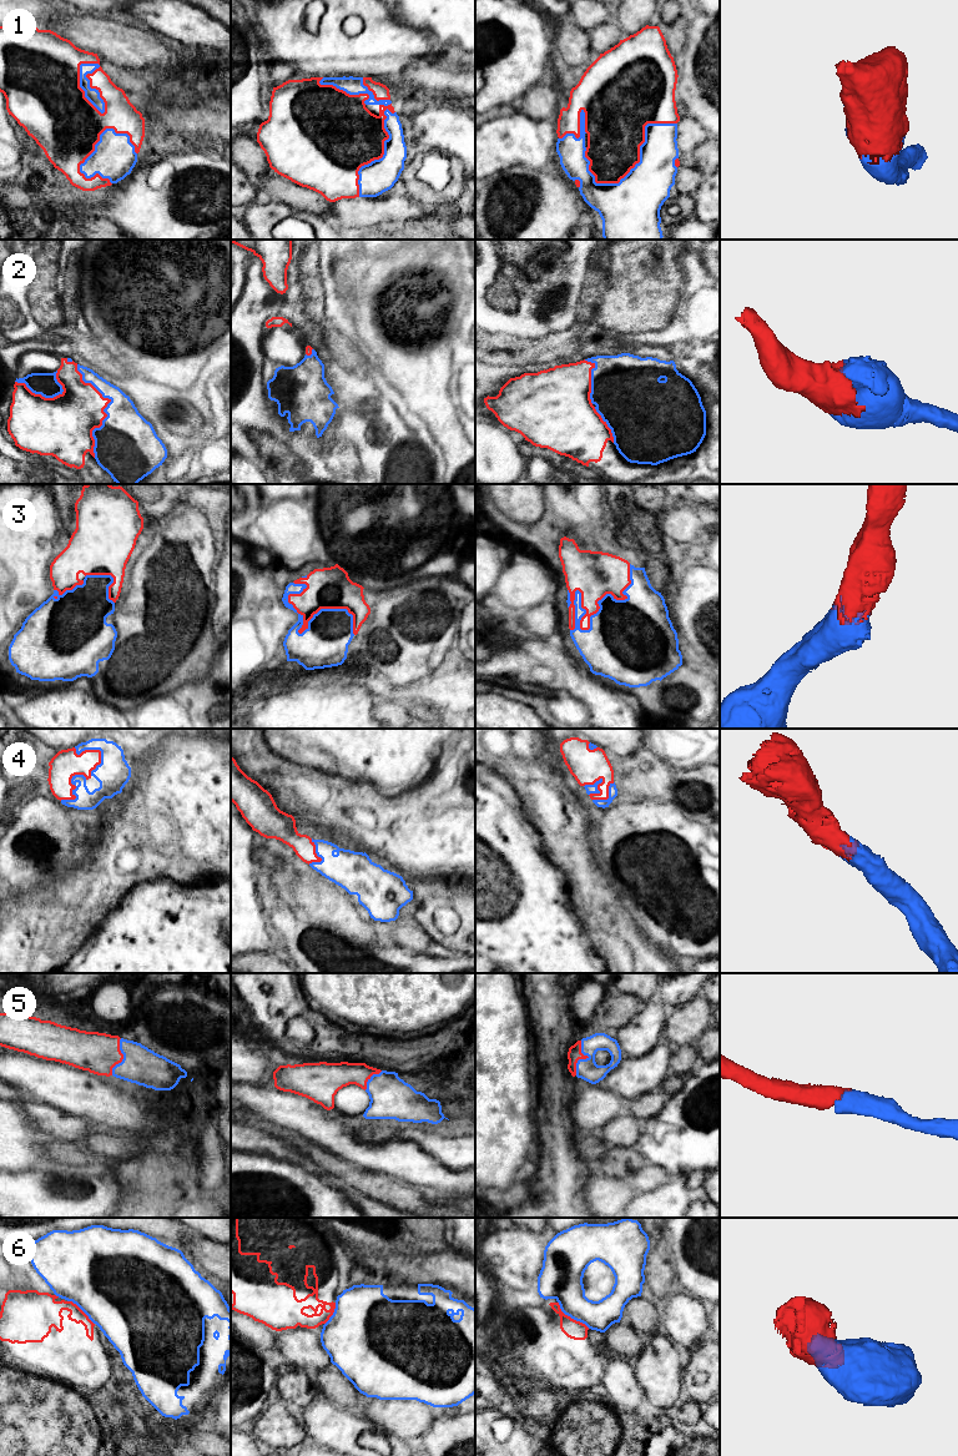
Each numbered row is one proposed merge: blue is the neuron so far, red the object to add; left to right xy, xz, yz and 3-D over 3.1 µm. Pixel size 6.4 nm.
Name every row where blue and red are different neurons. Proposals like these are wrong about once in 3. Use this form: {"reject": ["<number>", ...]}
{"reject": ["6"]}

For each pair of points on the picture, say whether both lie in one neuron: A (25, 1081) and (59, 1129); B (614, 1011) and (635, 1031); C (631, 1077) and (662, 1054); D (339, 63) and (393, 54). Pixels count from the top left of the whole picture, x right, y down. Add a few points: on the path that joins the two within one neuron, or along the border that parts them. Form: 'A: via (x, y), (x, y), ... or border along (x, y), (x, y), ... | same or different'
A: border along (38, 1101), (67, 1113) | different
B: border along (638, 1012), (618, 1029) | different
C: via (639, 1076), (655, 1062) | same
D: via (353, 55), (379, 54) | same

